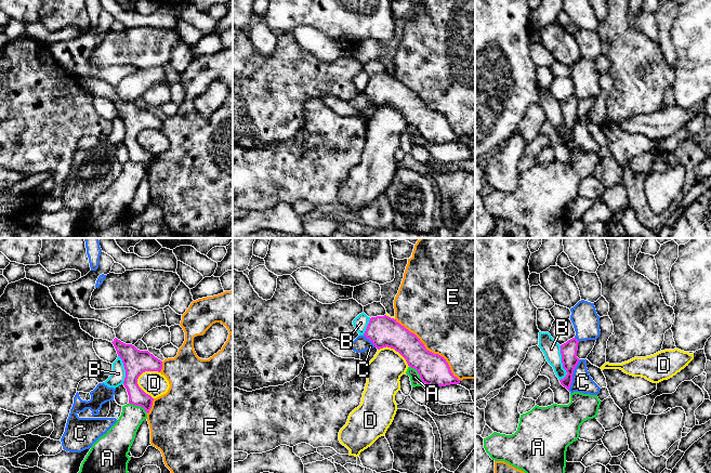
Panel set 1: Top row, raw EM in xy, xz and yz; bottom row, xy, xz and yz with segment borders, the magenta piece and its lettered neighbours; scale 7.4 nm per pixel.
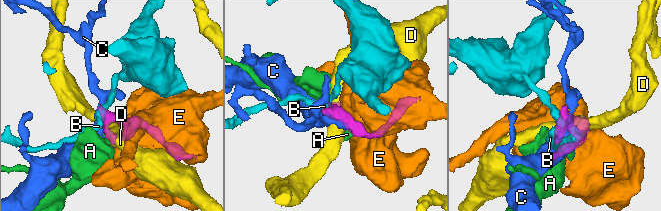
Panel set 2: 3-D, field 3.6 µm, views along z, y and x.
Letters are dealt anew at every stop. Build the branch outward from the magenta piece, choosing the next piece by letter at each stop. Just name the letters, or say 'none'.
none

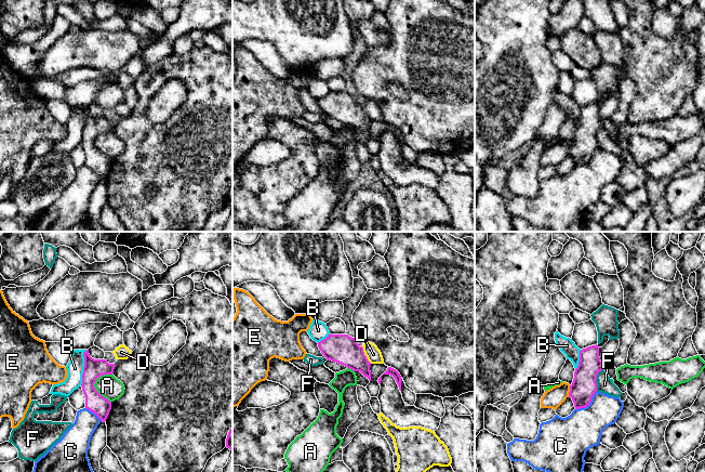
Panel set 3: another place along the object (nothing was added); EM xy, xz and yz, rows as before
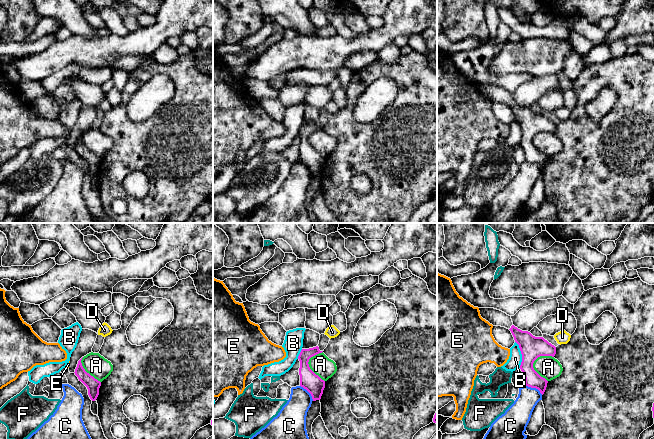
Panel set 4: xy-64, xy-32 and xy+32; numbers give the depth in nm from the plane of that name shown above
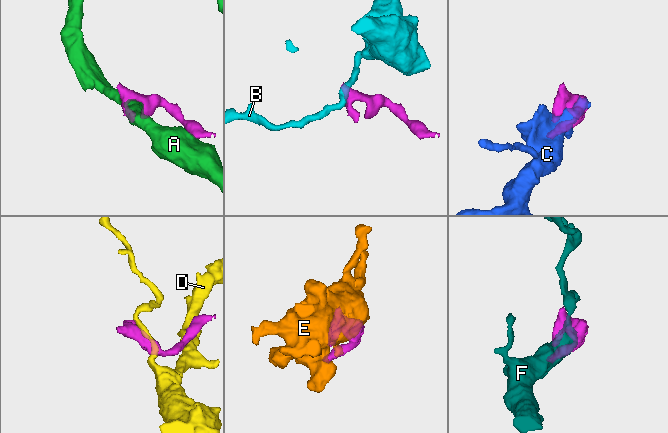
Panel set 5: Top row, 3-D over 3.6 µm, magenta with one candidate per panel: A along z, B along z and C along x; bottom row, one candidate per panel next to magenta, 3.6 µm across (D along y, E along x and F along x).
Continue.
none

